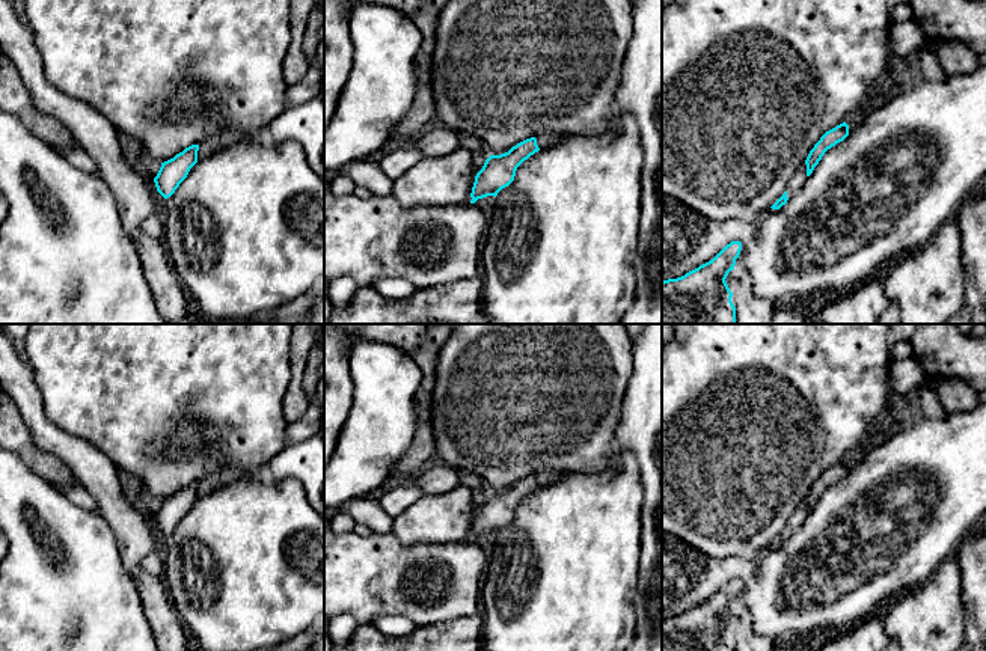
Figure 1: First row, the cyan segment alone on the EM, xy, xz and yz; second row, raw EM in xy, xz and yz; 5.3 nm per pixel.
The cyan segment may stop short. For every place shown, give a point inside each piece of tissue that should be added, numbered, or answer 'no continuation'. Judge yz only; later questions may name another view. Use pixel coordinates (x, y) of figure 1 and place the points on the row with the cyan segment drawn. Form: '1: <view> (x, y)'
1: yz (798, 180)

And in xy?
1: xy (229, 136)

